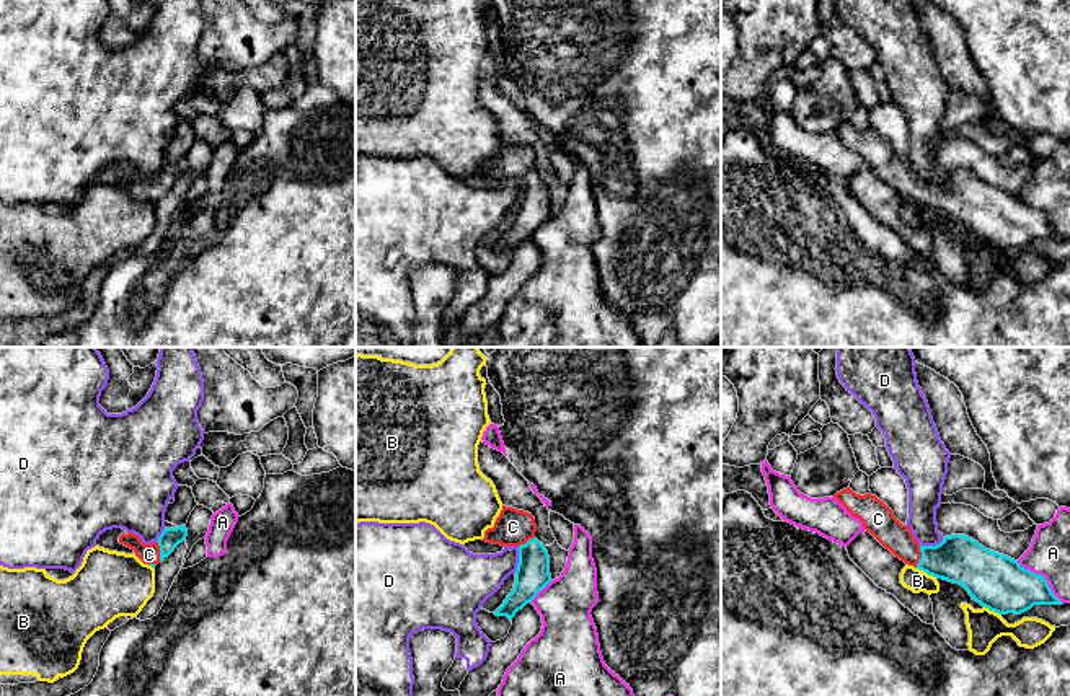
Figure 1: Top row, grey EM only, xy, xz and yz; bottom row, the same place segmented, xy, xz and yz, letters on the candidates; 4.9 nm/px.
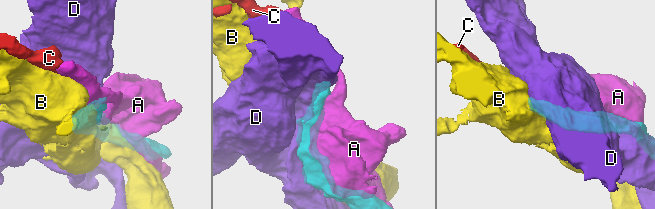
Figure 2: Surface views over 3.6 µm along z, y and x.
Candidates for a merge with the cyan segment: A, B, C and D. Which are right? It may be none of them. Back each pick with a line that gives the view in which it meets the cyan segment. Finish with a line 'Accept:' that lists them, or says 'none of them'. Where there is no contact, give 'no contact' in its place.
C: meets cyan in yz
Accept: C

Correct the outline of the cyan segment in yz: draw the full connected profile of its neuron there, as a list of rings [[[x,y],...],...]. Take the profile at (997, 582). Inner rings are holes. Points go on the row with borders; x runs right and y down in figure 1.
[[[847,487],[833,497],[895,557],[928,575],[962,585],[972,600],[990,611],[1021,615],[1034,605],[1063,605],[1046,577],[966,535],[944,536],[936,546],[922,546],[910,528],[871,492],[860,496]]]

